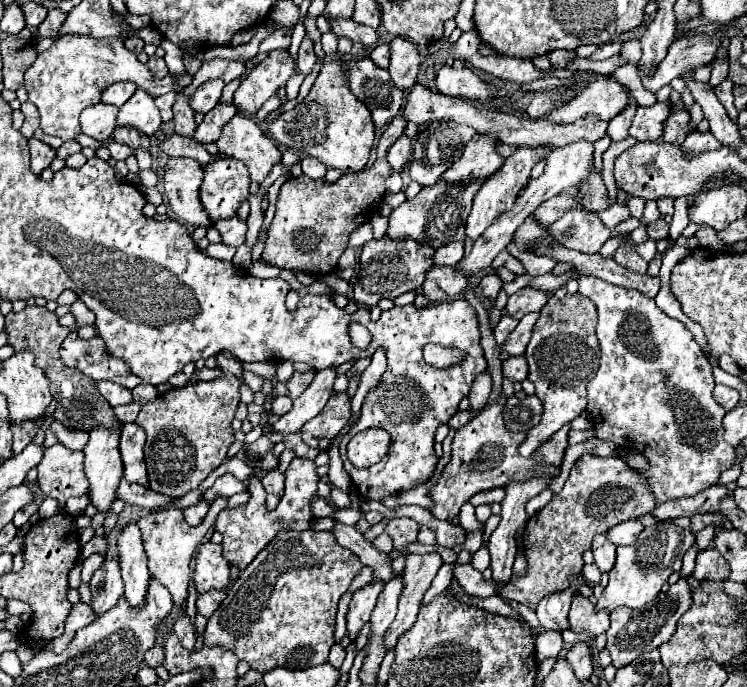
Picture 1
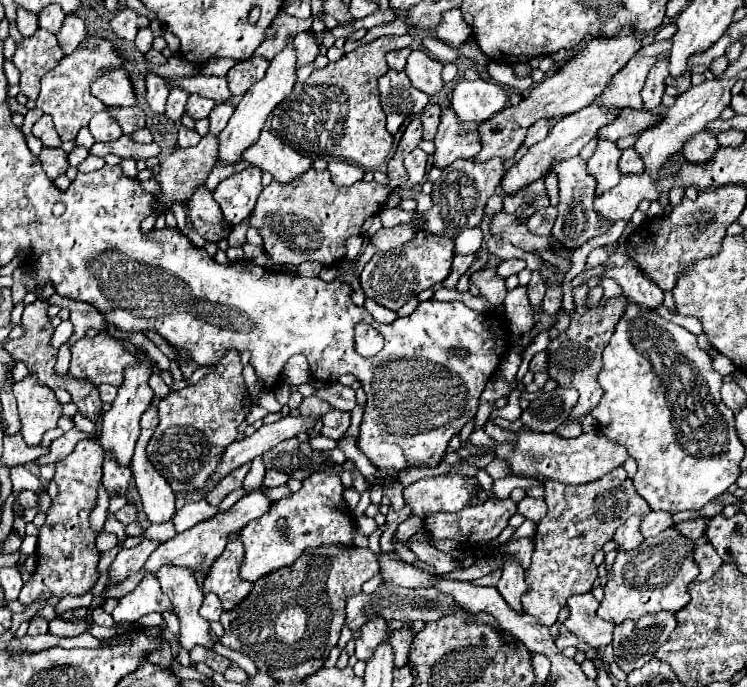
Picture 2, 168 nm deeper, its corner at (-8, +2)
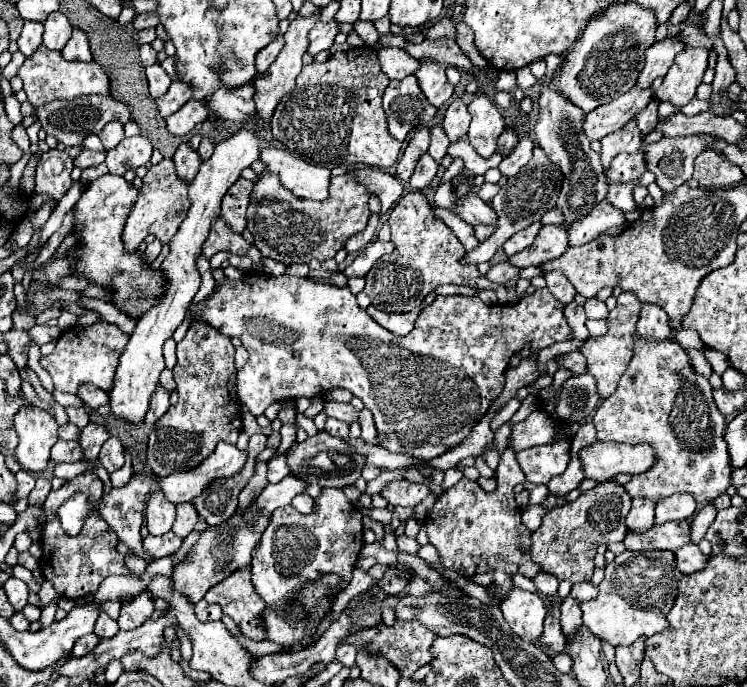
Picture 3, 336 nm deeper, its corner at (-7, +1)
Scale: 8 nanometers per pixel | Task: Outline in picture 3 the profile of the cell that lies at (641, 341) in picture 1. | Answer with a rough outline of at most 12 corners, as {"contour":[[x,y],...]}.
{"contour":[[643,343],[597,407],[597,441],[649,443],[627,485],[709,503],[731,485],[707,377]]}

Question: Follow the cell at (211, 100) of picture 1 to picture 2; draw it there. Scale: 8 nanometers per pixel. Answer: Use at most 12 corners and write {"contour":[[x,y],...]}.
{"contour":[[190,94],[186,112],[206,118],[216,100]]}

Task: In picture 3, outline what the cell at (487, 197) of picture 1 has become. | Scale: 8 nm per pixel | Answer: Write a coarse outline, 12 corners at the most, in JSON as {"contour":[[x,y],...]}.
{"contour":[[633,87],[587,113],[585,135],[595,141],[619,131],[655,97]]}

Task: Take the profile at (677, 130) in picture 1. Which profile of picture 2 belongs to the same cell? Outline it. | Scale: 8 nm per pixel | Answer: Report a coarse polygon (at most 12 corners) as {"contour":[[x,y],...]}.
{"contour":[[708,128],[696,132],[682,146],[684,158],[704,162],[718,150]]}

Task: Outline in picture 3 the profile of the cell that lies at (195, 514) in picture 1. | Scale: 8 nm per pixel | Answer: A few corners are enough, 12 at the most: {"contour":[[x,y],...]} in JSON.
{"contour":[[191,503],[177,505],[173,533],[185,539],[199,515]]}

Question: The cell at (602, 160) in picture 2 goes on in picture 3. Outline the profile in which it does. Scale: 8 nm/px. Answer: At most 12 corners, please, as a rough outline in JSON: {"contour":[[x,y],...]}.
{"contour":[[635,119],[601,139],[601,163],[615,155],[641,149],[641,131]]}

